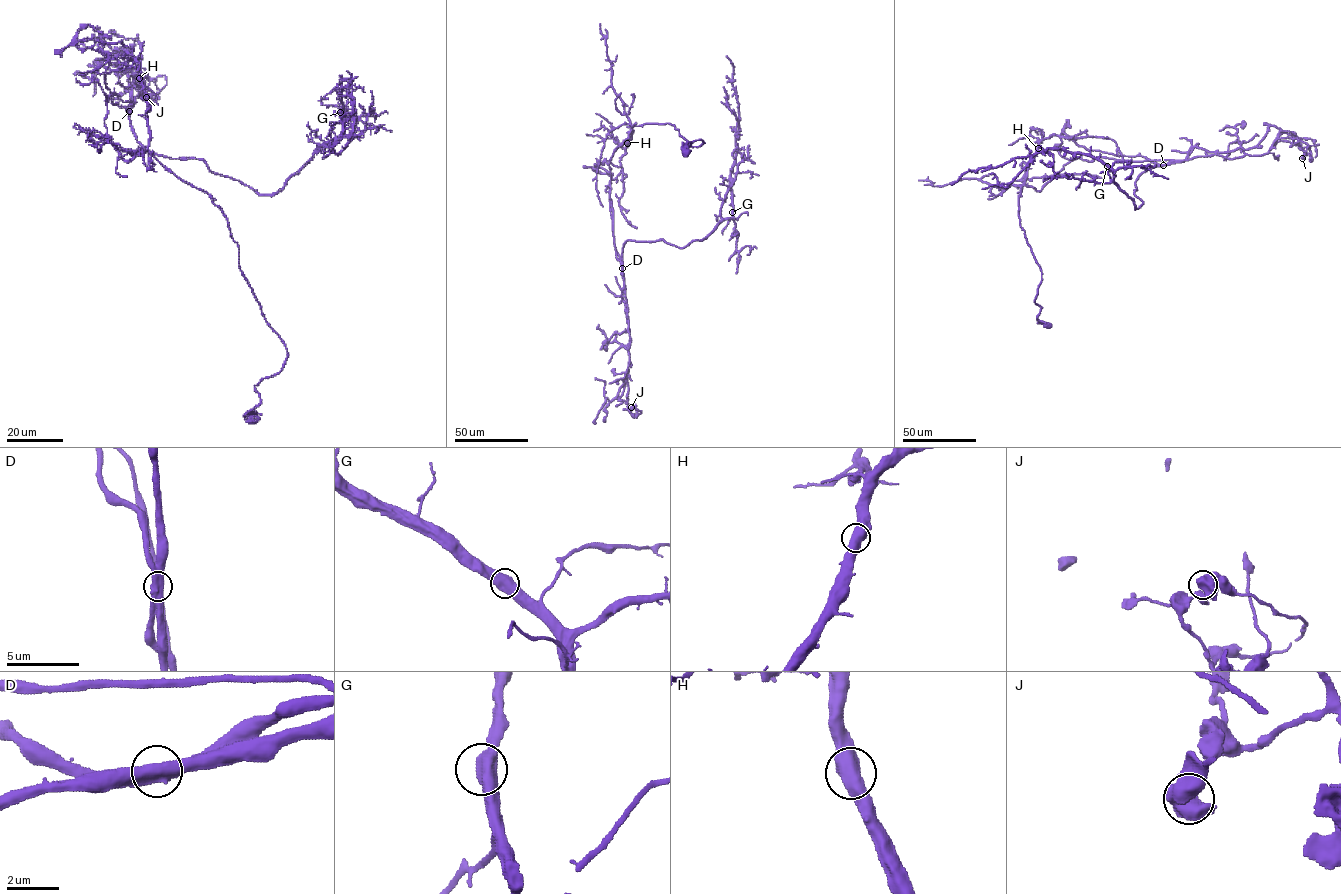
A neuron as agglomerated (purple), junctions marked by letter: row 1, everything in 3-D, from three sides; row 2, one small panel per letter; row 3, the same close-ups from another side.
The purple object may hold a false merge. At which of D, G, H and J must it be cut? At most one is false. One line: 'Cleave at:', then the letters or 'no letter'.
Cleave at: D

